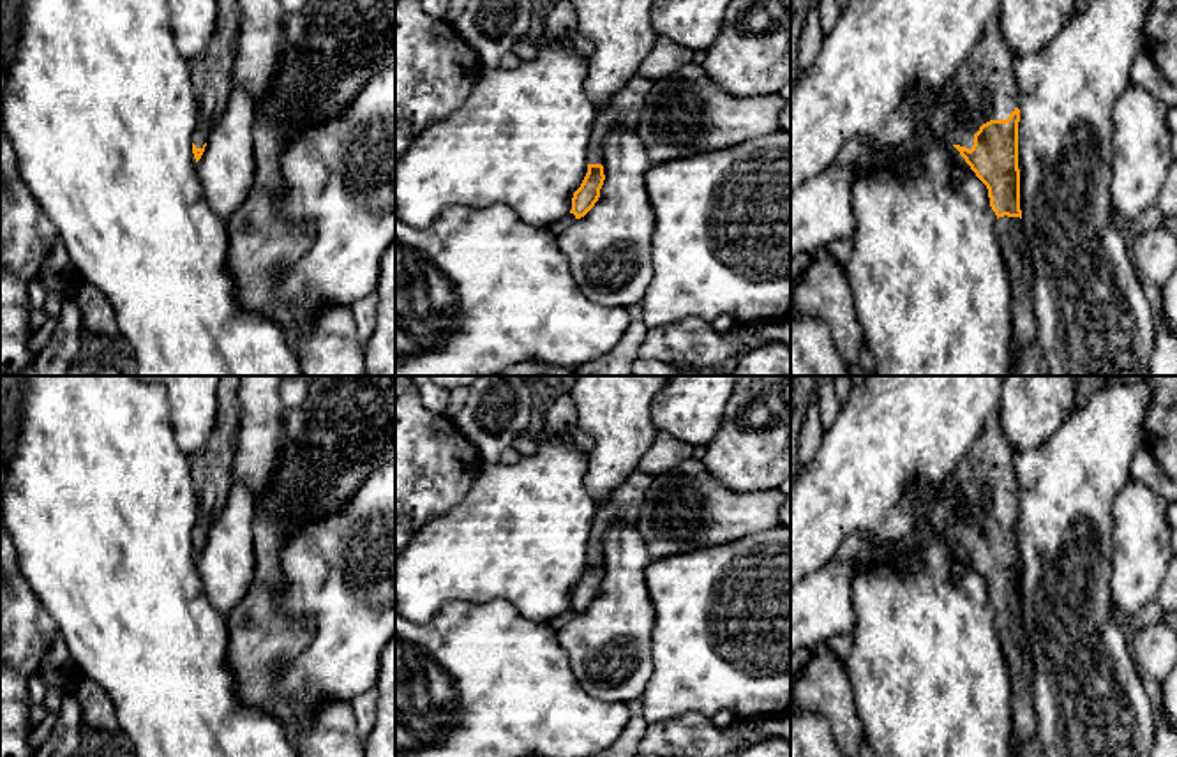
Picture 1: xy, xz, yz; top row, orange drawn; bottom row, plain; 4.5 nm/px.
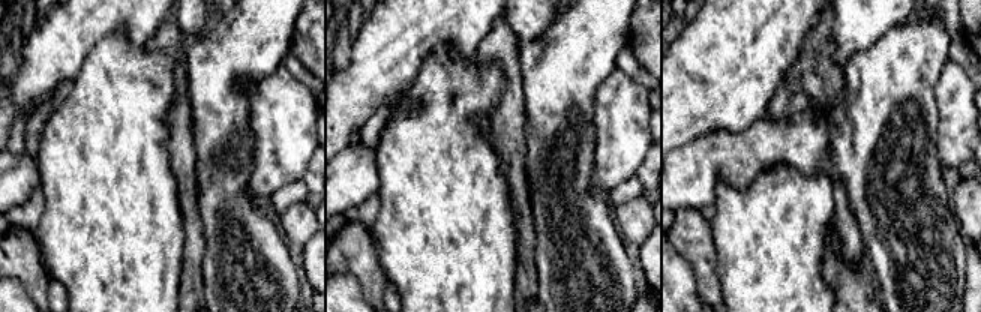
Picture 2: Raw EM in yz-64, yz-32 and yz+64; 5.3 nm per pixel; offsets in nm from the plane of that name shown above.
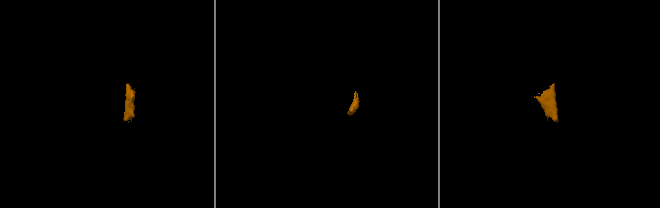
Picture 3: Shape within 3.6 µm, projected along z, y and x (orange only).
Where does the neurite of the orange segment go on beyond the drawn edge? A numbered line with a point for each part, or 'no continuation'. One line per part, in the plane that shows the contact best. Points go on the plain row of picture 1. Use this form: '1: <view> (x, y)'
1: yz (989, 463)
2: yz (1010, 625)

